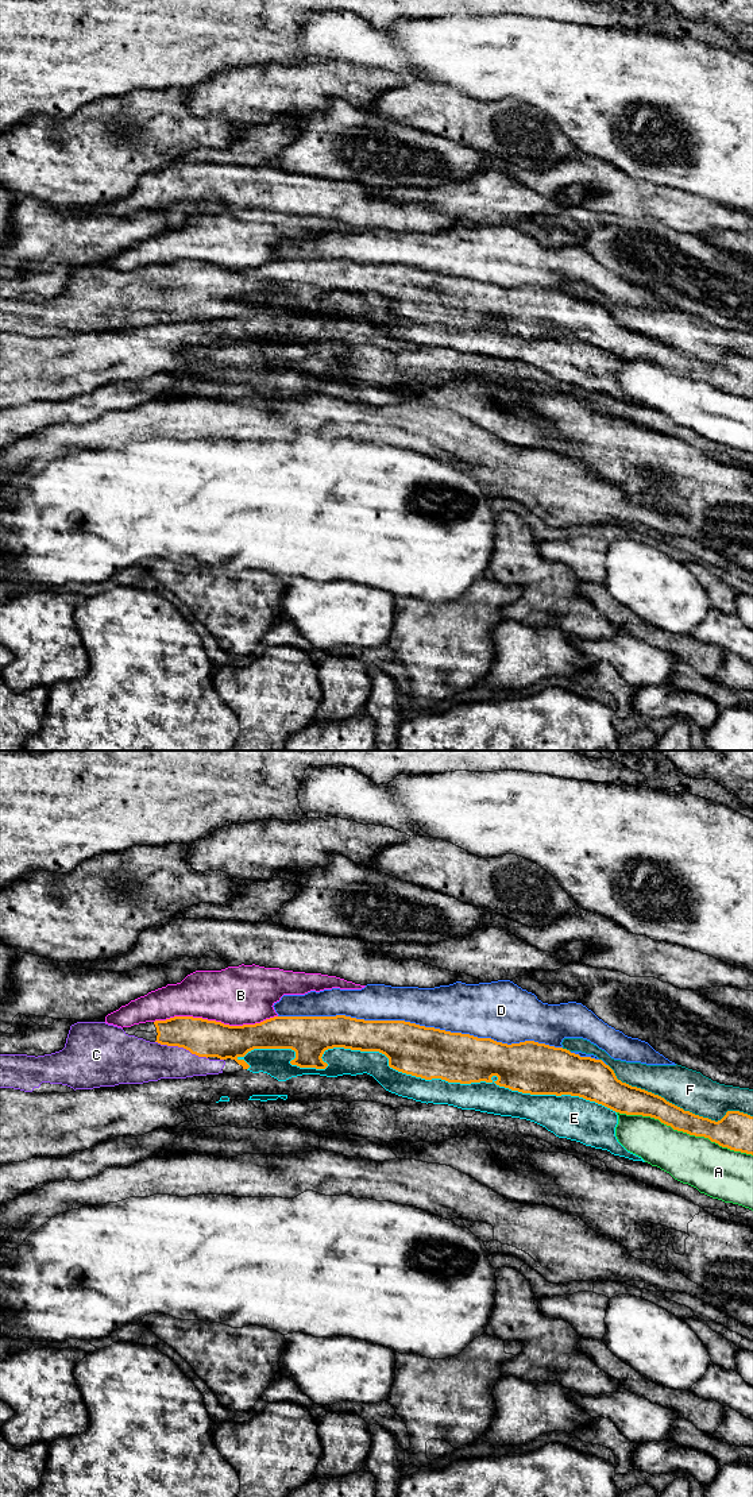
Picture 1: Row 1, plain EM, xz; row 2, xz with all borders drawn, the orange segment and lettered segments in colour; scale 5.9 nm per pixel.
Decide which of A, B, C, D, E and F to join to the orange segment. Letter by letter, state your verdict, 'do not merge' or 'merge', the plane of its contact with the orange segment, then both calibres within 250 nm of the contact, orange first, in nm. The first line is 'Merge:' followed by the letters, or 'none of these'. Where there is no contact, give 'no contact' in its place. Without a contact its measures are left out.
Merge: C
A: do not merge; contact in xz; calibres 170 and 300 nm
B: do not merge; contact in xz; calibres 220 and 360 nm
C: merge; contact in xz; calibres 220 and 260 nm
D: do not merge; contact in xz; calibres 300 and 280 nm
E: do not merge; contact in xz; calibres 300 and 150 nm
F: do not merge; contact in xz; calibres 160 and 240 nm

